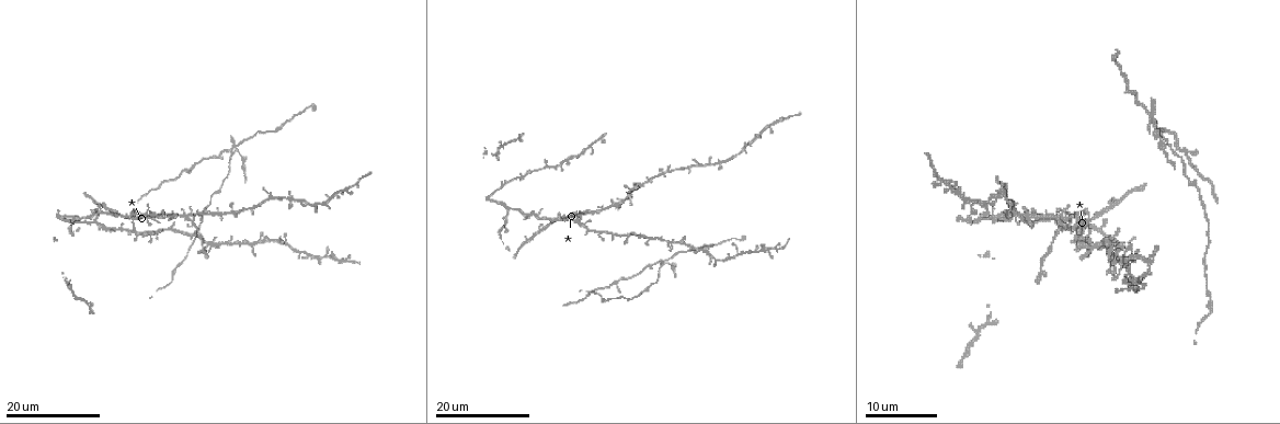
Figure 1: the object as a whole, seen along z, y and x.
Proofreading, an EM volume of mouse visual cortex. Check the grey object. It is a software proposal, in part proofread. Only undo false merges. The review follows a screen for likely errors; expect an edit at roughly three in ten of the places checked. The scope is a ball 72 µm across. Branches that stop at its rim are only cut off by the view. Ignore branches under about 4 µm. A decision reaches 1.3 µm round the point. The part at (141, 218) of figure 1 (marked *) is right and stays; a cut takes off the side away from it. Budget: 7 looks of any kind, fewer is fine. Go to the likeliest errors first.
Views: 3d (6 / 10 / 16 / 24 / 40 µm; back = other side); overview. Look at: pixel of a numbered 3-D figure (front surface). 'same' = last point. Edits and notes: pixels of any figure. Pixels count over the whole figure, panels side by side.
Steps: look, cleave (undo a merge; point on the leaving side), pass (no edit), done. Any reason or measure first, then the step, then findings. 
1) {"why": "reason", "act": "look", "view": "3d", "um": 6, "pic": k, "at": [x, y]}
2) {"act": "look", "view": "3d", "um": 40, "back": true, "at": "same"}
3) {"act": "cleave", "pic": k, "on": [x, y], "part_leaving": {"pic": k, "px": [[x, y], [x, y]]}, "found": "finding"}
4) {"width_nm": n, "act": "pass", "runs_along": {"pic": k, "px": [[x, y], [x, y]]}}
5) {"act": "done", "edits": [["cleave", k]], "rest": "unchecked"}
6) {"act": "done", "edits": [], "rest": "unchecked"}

{"why": "branch point", "act": "look", "view": "3d", "um": 16, "pic": 1, "at": [1061, 229]}

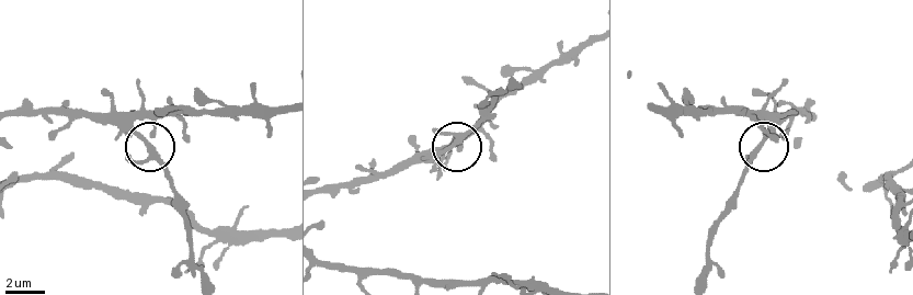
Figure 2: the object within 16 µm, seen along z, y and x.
{"why": "closer look", "act": "look", "view": "3d", "um": 10, "pic": 2, "at": [149, 147]}

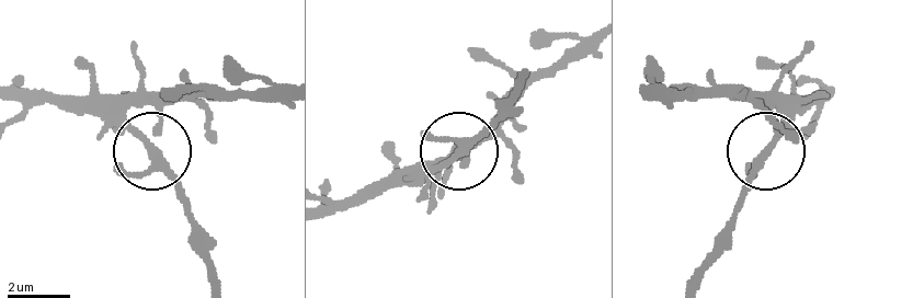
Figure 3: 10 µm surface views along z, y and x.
{"why": "zoom in", "act": "look", "view": "3d", "um": 6, "pic": 3, "at": [459, 152]}

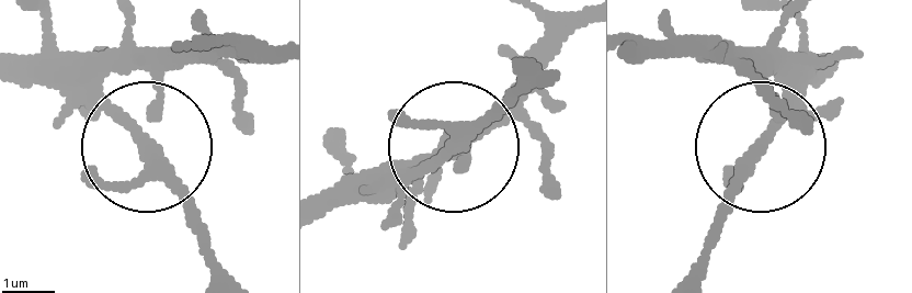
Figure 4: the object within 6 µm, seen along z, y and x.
{"arms": 3, "act": "pass", "runs_along": {"pic": 4, "px": [[838, 67], [767, 137], [693, 263]]}, "found": "continuous, no second neuron"}

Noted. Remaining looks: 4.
{"why": "four or more arms meet", "act": "look", "view": "3d", "um": 24, "pic": 1, "at": [134, 231]}

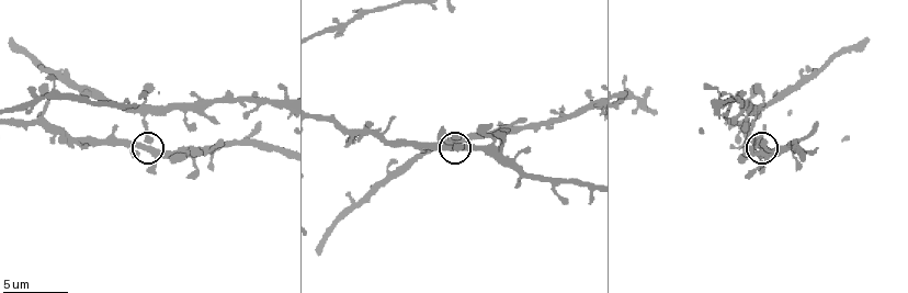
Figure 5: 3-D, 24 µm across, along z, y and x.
{"act": "look", "view": "3d", "um": 6, "pic": 5, "at": [147, 150]}

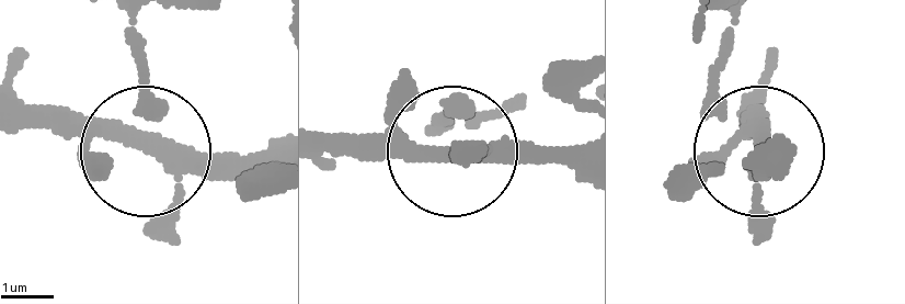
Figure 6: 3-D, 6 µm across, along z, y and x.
{"act": "pass", "found": "all the same neuron"}

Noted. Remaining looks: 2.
{"act": "done", "edits": [], "rest": "unchecked"}

